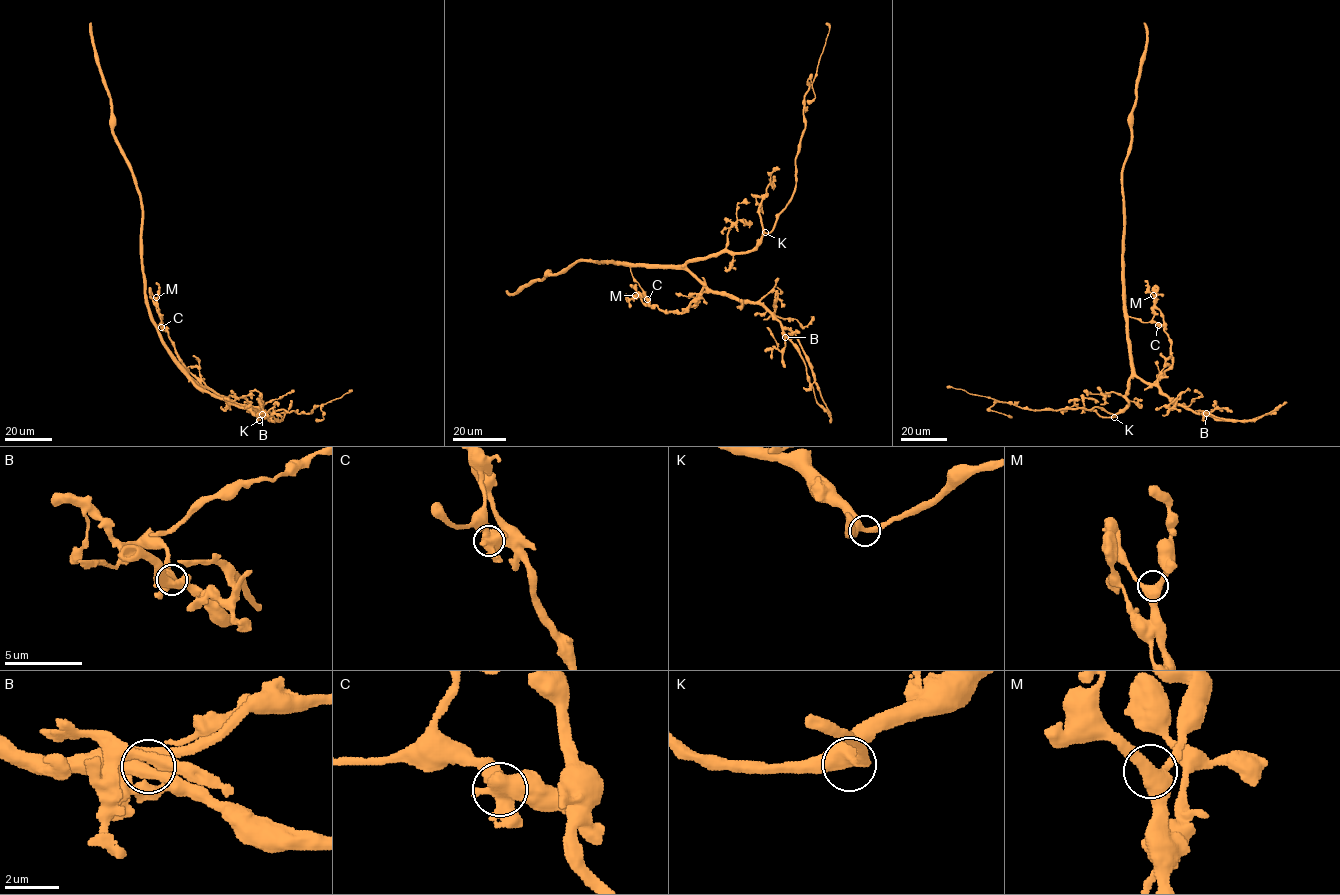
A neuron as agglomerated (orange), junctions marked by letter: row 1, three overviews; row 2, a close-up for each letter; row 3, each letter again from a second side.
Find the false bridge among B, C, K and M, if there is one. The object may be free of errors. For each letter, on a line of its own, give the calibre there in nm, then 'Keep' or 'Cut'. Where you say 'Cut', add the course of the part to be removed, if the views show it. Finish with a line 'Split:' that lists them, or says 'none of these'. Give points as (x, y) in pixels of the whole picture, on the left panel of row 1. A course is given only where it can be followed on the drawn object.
B: Thickness 440 nm. Keep
C: Thickness 600 nm. Keep
K: Thickness 420 nm. Keep
M: Thickness 480 nm. Keep
Split: none of these

